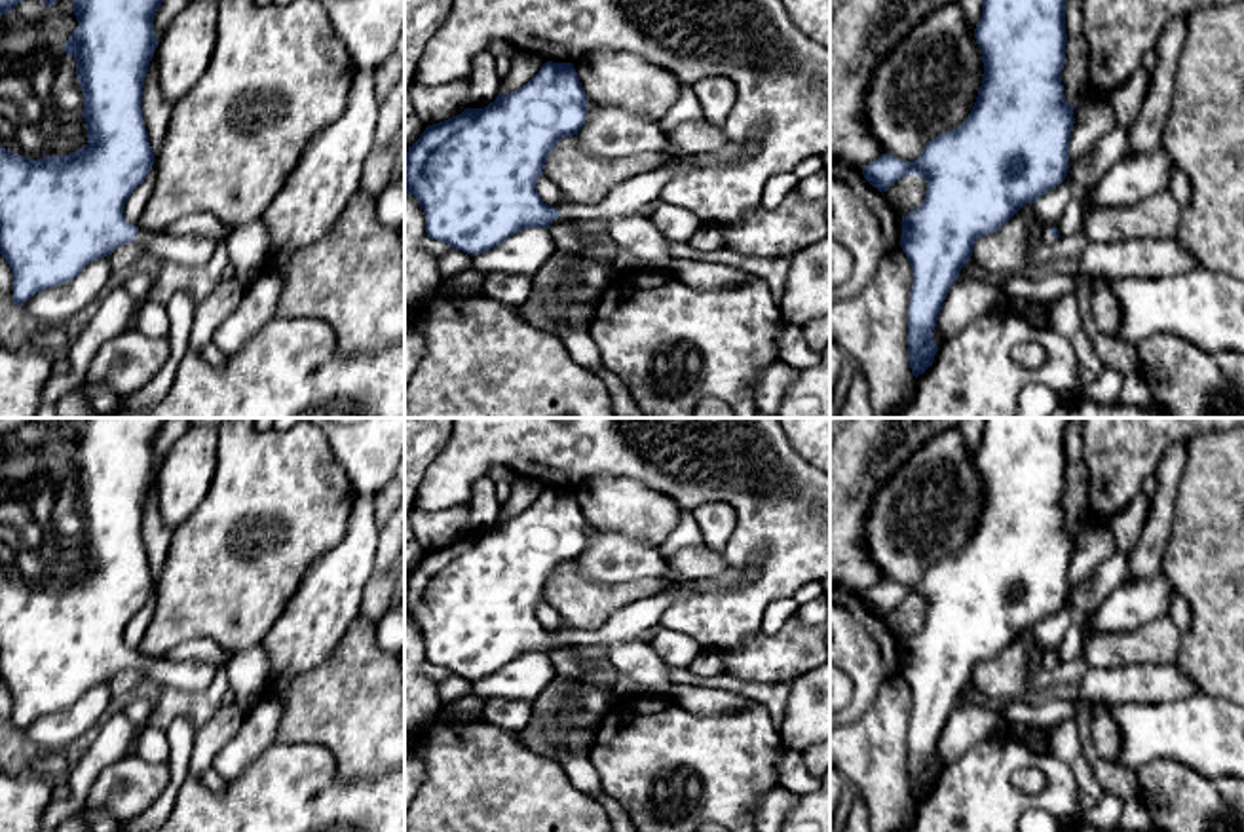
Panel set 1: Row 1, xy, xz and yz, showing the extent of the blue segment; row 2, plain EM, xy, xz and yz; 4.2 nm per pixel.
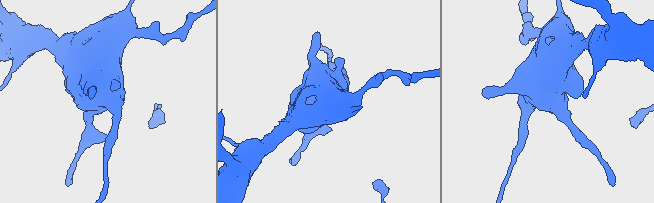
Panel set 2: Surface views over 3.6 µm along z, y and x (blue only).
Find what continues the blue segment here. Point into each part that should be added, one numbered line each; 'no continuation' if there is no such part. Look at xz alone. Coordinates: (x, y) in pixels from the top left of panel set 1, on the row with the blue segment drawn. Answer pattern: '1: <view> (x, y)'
1: xz (620, 209)

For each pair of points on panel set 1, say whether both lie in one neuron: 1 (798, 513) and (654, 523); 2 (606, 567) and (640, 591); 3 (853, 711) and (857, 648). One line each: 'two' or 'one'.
1: two
2: two
3: one

